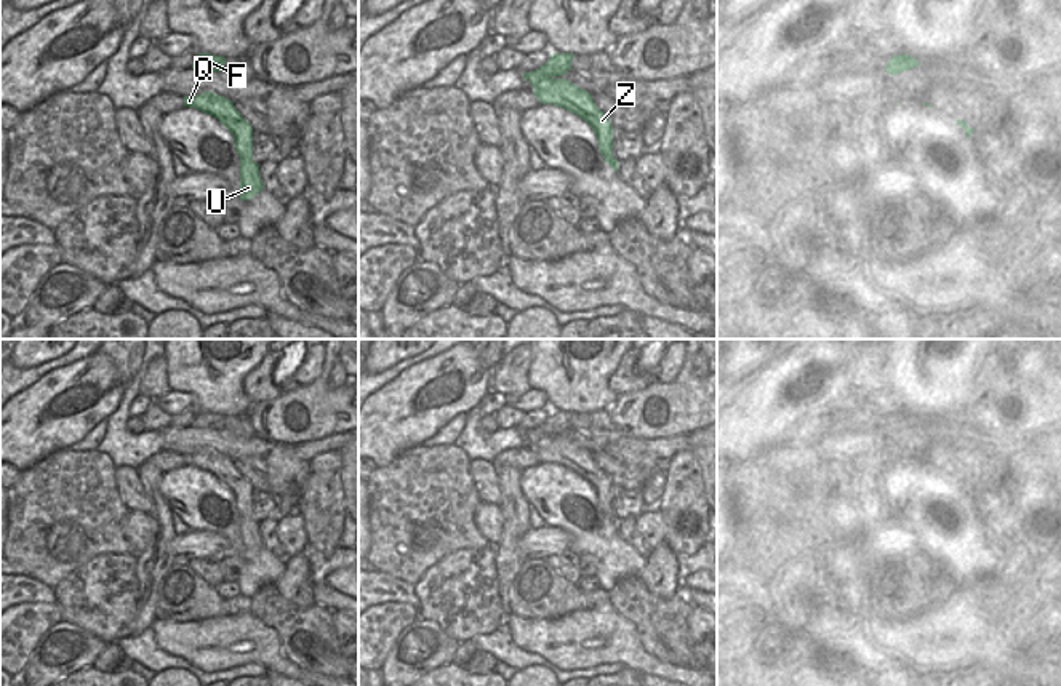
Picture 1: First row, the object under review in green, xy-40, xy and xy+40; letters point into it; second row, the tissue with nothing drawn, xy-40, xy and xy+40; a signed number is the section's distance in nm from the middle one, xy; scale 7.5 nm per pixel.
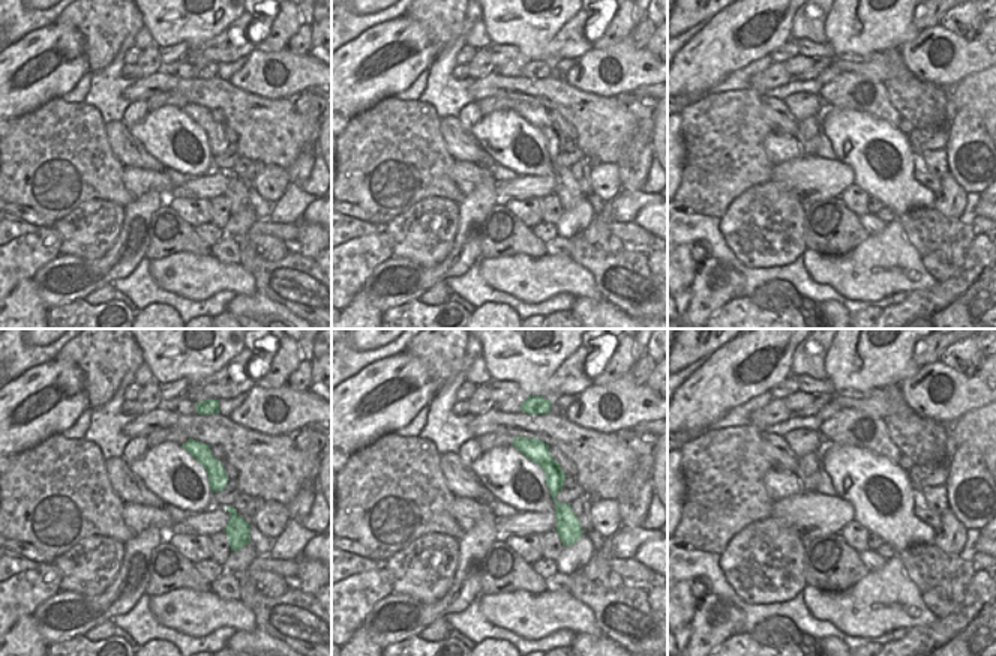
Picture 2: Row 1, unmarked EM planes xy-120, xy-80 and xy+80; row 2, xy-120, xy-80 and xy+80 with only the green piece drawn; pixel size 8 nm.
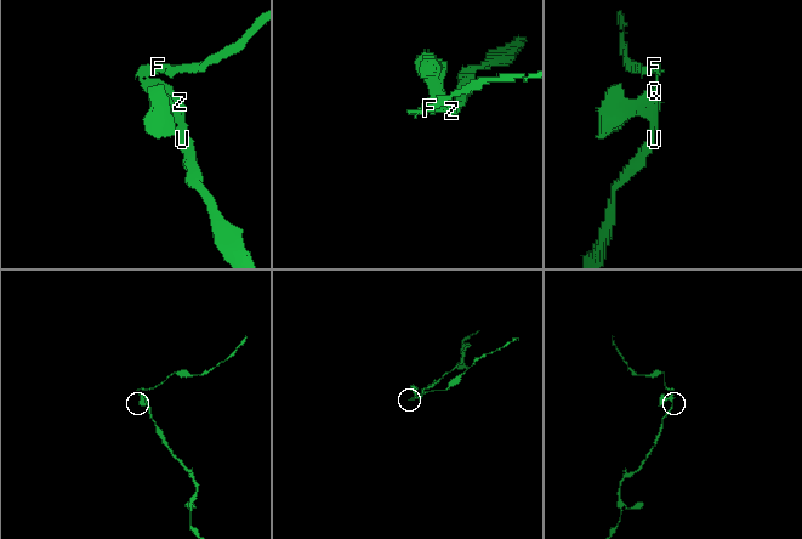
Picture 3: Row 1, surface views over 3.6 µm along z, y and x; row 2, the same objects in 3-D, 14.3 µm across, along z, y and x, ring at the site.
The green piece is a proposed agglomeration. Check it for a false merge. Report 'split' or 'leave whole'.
split

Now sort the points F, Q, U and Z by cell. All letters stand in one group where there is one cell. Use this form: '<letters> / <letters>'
F / Q U Z

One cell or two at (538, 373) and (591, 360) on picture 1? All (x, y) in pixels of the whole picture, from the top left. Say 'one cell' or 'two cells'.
one cell

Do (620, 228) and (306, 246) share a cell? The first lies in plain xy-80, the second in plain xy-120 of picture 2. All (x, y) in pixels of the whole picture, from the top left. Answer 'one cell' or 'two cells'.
two cells

